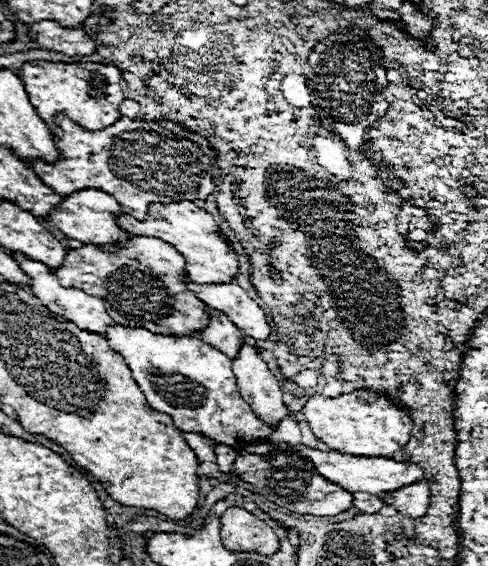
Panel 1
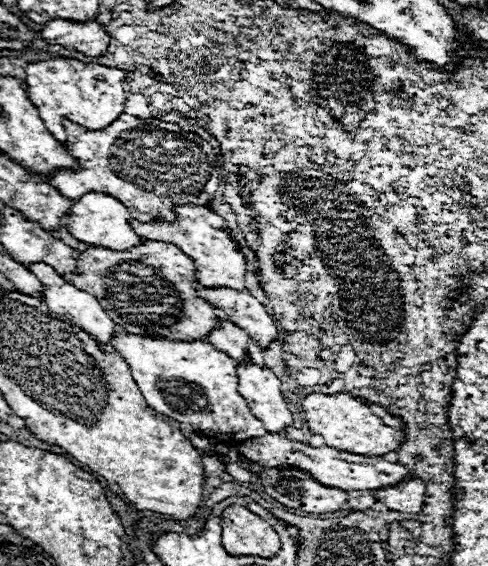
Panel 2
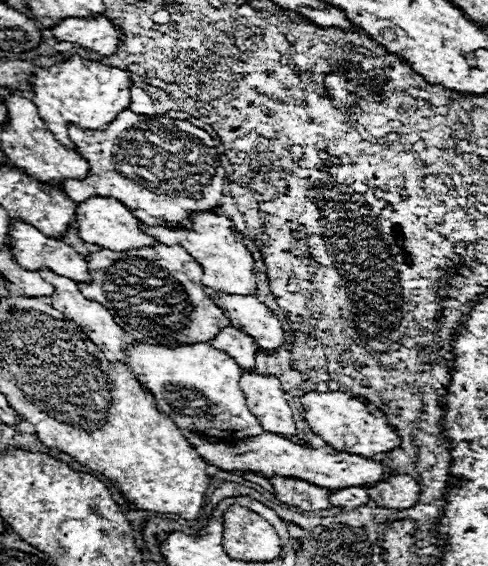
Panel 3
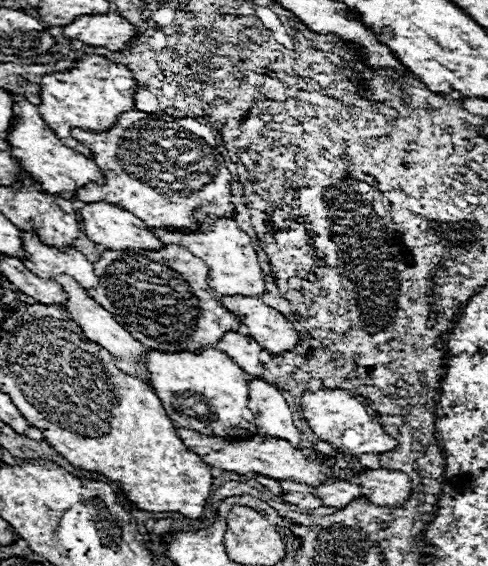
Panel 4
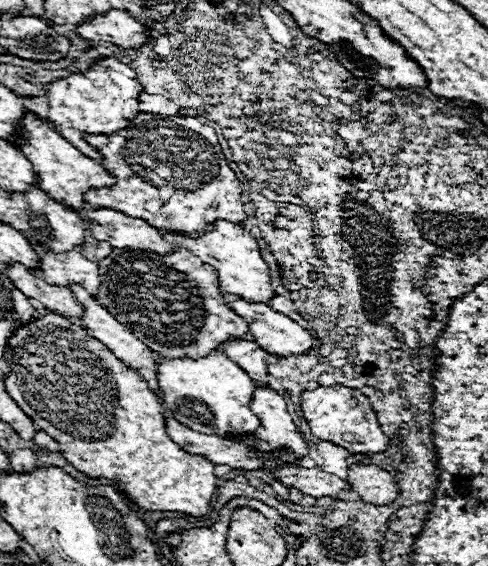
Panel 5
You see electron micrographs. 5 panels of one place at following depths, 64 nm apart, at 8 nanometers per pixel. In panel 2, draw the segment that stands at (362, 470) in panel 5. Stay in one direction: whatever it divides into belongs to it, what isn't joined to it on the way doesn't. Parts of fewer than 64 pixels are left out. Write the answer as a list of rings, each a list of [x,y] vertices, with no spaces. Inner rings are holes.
[[[412,478],[412,480],[404,480],[404,484],[396,484],[396,488],[380,488],[380,492],[374,492],[374,496],[390,510],[414,514],[420,512],[424,506],[424,492],[426,492],[424,482]]]

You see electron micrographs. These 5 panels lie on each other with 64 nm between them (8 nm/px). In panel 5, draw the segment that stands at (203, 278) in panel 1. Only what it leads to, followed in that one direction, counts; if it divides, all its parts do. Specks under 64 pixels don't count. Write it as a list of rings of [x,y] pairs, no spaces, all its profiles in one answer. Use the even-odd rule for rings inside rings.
[[[218,220],[218,222],[212,222],[210,226],[206,226],[206,234],[200,238],[190,238],[190,236],[172,234],[172,232],[166,232],[164,238],[168,242],[174,242],[180,248],[186,248],[188,252],[198,256],[206,264],[214,266],[218,270],[220,290],[224,294],[244,296],[244,300],[260,300],[264,304],[270,298],[274,298],[274,290],[270,284],[270,268],[260,254],[258,242],[256,242],[256,238],[252,238],[252,234],[248,230],[240,228],[238,224],[228,222],[228,220]]]

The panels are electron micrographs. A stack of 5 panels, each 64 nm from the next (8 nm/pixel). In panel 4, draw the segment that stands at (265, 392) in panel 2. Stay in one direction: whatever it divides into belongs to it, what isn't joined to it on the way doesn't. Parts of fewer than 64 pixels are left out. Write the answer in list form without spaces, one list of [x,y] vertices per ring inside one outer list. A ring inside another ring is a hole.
[[[250,380],[248,408],[252,408],[260,432],[258,436],[280,436],[294,448],[300,448],[300,432],[292,422],[292,412],[280,390],[264,380]]]

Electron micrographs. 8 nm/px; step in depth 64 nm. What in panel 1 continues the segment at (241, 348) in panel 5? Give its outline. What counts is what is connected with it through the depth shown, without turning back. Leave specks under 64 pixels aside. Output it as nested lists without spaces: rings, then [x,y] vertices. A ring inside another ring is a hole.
[[[210,310],[210,314],[212,322],[198,334],[200,340],[212,344],[214,348],[220,348],[220,352],[224,352],[226,356],[236,358],[244,344],[244,332],[236,324],[232,324],[222,312]]]

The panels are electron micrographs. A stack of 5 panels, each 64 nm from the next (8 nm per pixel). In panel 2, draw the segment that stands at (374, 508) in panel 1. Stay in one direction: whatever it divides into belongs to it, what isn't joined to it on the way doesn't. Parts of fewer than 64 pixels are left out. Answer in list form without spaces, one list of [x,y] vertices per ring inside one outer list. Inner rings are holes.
[[[348,492],[348,506],[352,510],[366,510],[376,502],[372,492]]]

